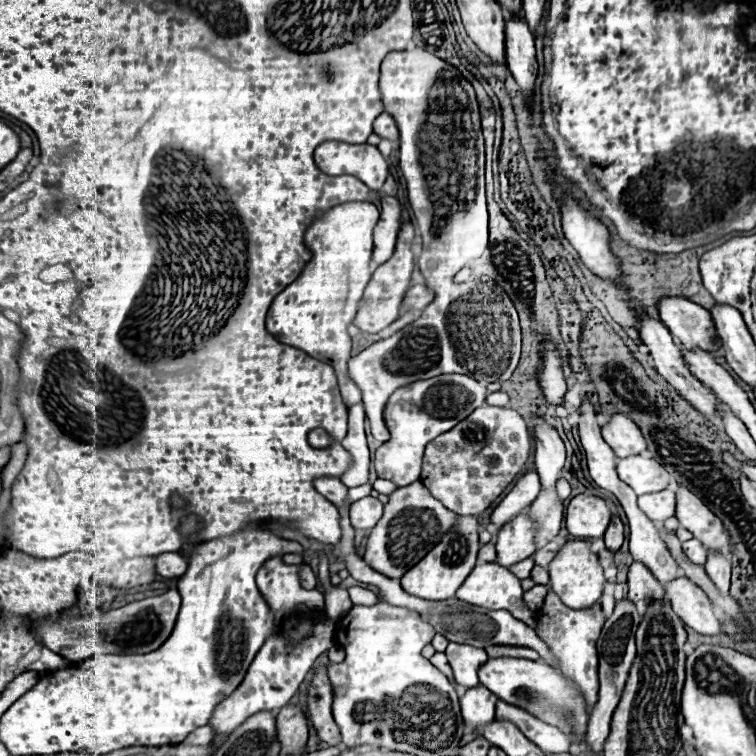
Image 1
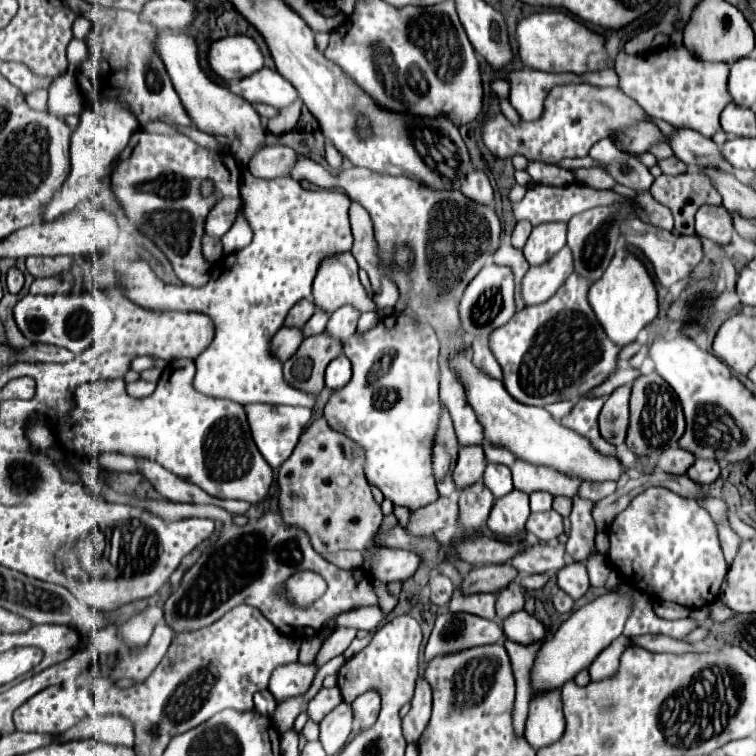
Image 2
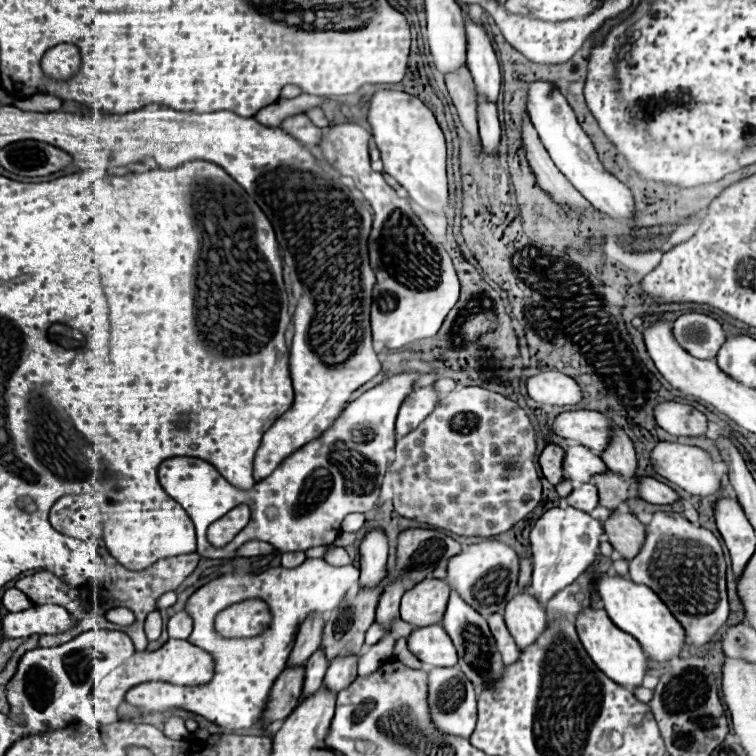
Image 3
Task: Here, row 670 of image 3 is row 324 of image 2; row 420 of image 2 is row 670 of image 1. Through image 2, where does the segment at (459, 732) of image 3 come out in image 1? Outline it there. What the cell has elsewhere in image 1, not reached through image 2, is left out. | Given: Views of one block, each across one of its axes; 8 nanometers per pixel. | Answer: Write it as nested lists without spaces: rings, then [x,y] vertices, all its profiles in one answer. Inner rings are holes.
[[[448,642],[446,656],[448,656],[448,662],[452,666],[452,672],[460,690],[478,686],[478,670],[488,660],[486,650],[474,648],[468,644]]]

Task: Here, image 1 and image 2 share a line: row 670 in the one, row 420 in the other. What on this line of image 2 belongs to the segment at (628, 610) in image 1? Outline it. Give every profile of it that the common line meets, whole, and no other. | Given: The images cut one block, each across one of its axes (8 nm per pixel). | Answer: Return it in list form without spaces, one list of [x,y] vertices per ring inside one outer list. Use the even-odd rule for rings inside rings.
[[[620,386],[610,394],[602,412],[600,412],[600,434],[610,444],[618,446],[624,444],[626,430],[628,430],[628,398],[630,388]]]

